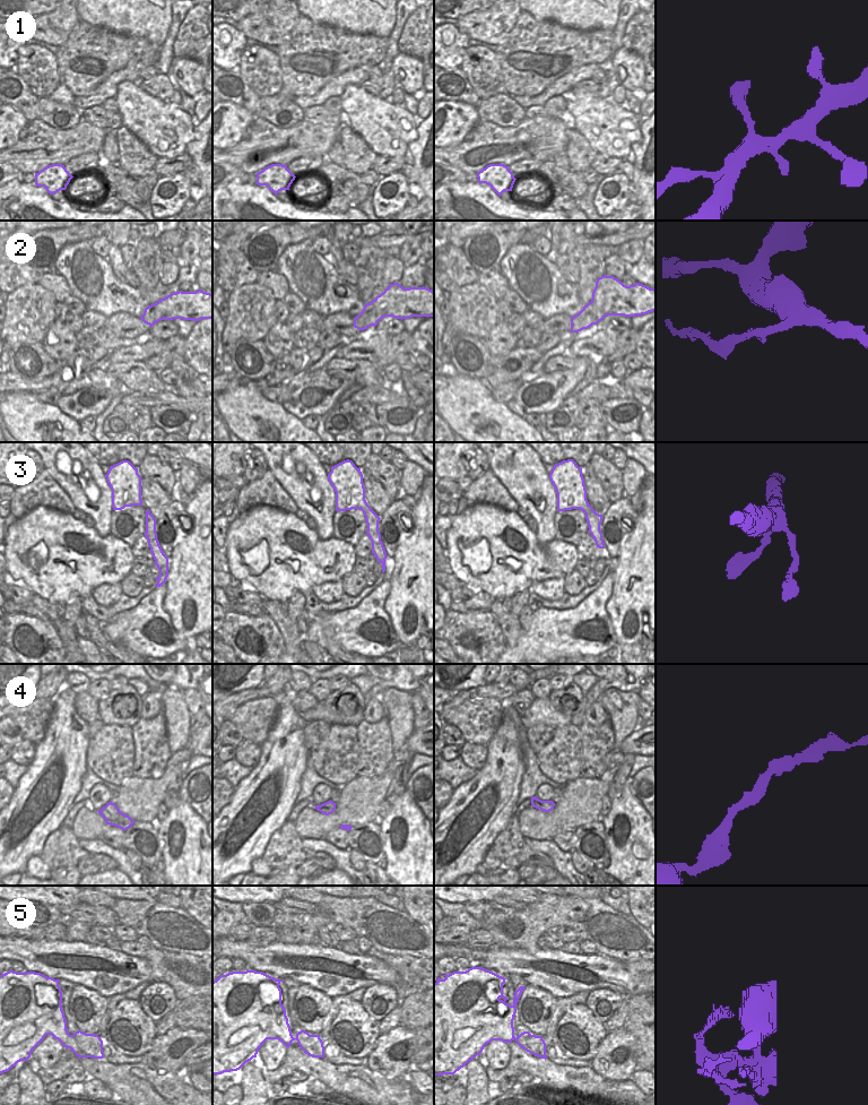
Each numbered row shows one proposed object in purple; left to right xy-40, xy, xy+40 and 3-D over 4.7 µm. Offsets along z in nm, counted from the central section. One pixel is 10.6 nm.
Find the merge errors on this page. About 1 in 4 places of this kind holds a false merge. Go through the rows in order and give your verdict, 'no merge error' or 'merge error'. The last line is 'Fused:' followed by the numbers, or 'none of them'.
1: no merge error
2: merge error
3: no merge error
4: no merge error
5: merge error
Fused: 2, 5

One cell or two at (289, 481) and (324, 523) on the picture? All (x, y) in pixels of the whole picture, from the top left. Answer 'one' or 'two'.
one

